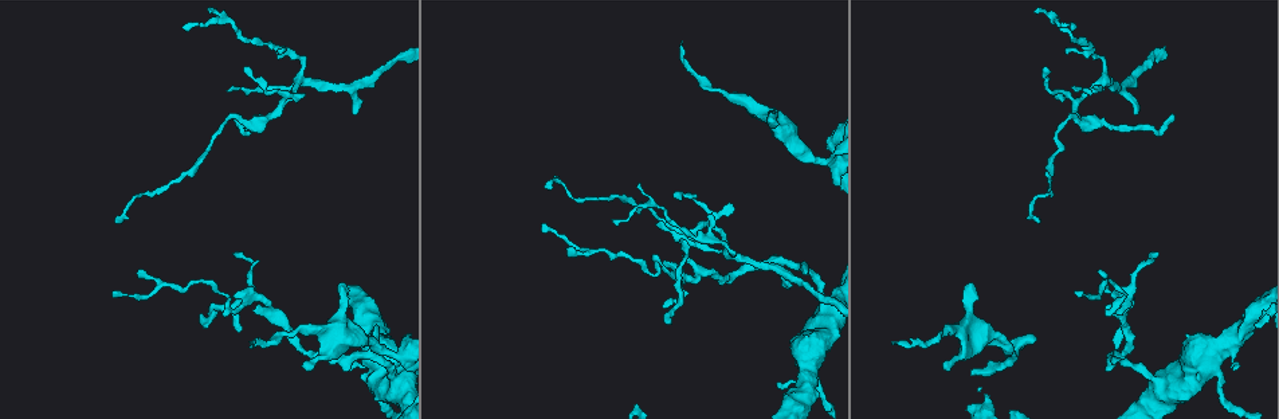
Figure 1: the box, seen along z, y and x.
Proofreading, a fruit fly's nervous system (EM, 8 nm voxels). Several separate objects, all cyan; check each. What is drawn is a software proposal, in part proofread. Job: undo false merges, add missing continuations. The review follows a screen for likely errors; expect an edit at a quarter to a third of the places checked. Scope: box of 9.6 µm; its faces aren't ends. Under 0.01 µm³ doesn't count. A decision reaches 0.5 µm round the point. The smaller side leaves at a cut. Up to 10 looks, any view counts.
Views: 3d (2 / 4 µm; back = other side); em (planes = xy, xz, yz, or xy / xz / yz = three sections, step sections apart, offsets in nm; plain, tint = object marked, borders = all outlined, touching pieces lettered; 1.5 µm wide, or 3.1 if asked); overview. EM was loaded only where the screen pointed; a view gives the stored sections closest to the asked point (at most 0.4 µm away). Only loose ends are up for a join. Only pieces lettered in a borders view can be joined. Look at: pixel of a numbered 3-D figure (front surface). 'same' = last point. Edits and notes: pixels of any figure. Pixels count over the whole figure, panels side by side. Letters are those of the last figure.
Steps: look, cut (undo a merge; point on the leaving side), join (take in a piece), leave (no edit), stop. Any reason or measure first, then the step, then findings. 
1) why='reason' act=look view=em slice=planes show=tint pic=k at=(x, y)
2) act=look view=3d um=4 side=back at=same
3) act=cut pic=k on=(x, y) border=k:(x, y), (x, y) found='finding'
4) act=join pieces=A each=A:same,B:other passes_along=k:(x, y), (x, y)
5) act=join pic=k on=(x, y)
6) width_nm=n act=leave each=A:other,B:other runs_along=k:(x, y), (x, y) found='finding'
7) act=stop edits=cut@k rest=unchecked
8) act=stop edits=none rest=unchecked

why='a narrow waist' act=look view=3d um=2 pic=1 at=(278, 334)

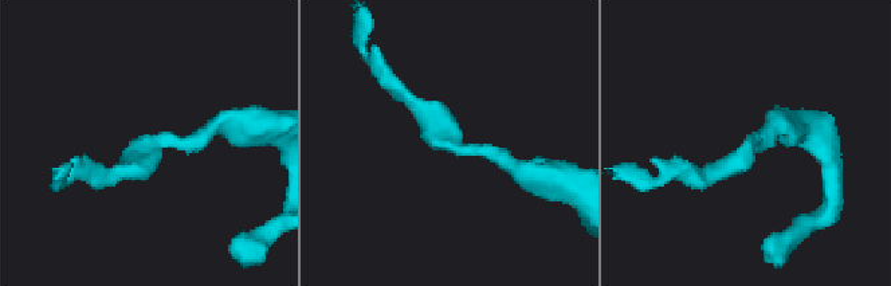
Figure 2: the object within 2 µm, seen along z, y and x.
why='shape alone is not enough' act=look view=em slice=planes show=tint pic=2 at=(754, 145)

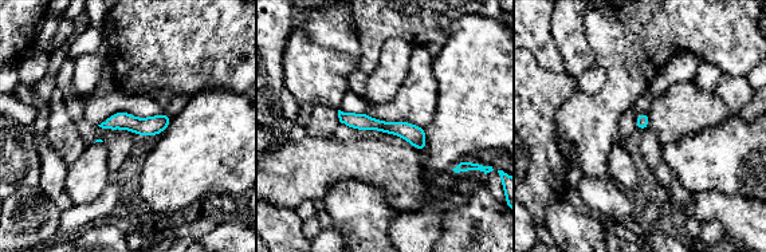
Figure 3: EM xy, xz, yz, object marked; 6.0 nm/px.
act=look view=em slice=planes show=borders at=same

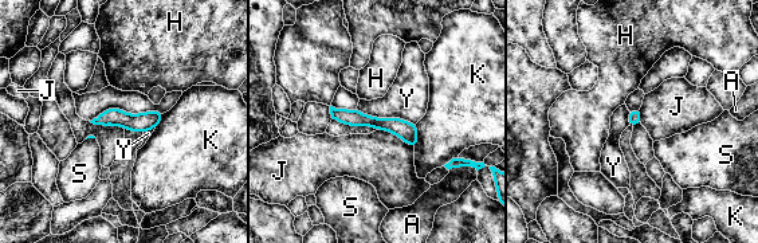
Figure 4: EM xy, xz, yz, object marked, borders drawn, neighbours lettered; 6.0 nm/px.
act=leave each=A:other,H:other,J:other,K:other,S:other,Y:other runs_along=4:(334, 112), (396, 125), (415, 142) found='one neuron here'

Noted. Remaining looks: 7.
act=look view=3d um=2 pic=1 at=(1047, 67)

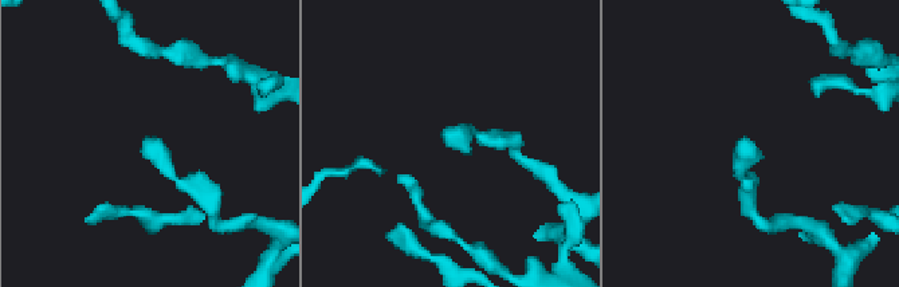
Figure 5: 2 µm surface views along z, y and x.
act=look view=em slice=planes show=borders pic=5 at=(448, 138)

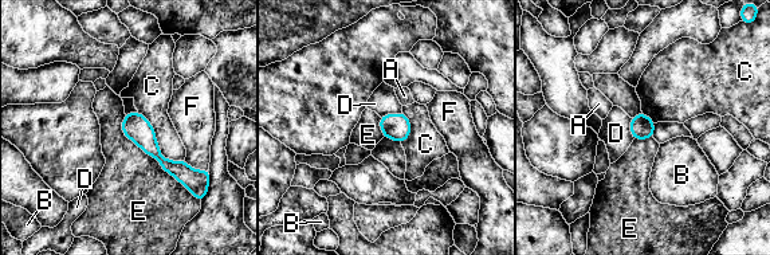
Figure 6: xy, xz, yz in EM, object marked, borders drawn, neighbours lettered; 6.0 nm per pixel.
act=leave each=A:other,B:other,C:other,D:other,E:other,F:other found='none of them fits'

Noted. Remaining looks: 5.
why='sharp bend' act=look view=3d um=2 pic=1 at=(249, 292)

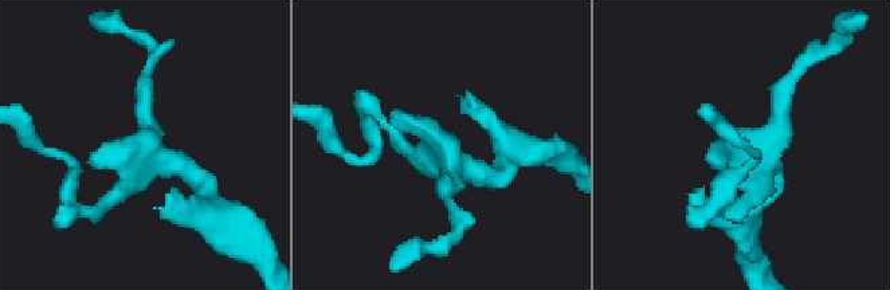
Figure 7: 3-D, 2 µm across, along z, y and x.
why='need the tissue' act=look view=em slice=xz step=4 show=tint pic=7 at=(452, 158)

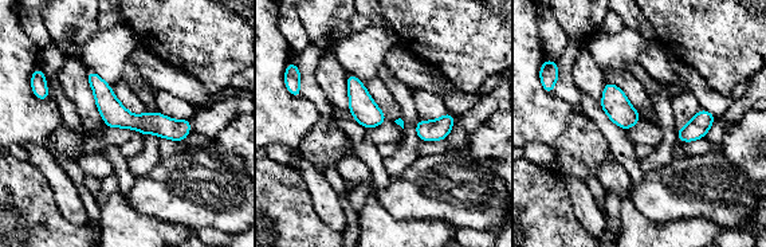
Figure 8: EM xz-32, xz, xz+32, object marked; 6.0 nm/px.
act=look view=em slice=xz step=4 show=borders at=same

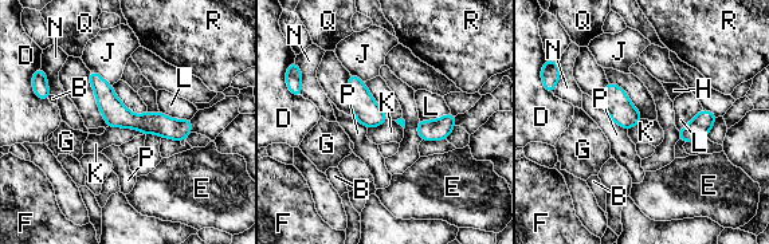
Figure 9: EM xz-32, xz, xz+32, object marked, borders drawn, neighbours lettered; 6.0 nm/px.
width_nm=90 longest_contact=P:220nm act=leave each=B:other,D:other,E:other,F:other,G:other,H:other,J:other,K:other,L:other,N:other,P:other,Q:other,R:other found='all the same neuron'

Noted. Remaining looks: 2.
why='two arms in line, one across' act=look view=em slice=planes show=plain pic=1 at=(1163, 382)

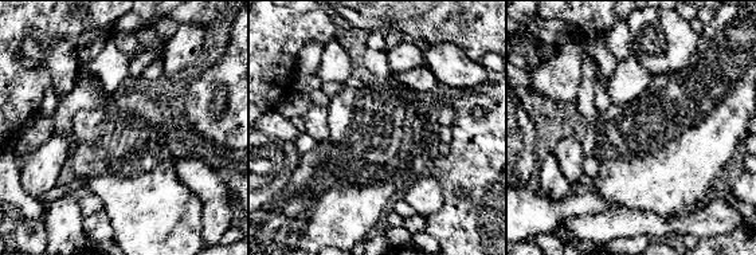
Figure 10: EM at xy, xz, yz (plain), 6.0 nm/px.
act=look view=em slice=planes show=borders at=same

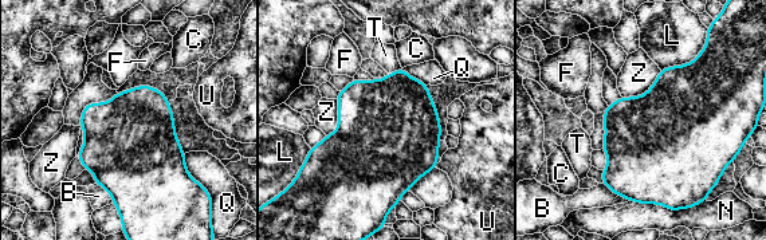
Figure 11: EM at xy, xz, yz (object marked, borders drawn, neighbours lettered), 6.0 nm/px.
act=leave each=B:other,C:other,F:other,L:other,N:other,Q:other,T:other,U:other,Z:other border=11:(660, 70), (647, 91), (621, 97) found='continuous, no second neuron'

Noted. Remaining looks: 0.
act=stop edits=none rest=unchecked

